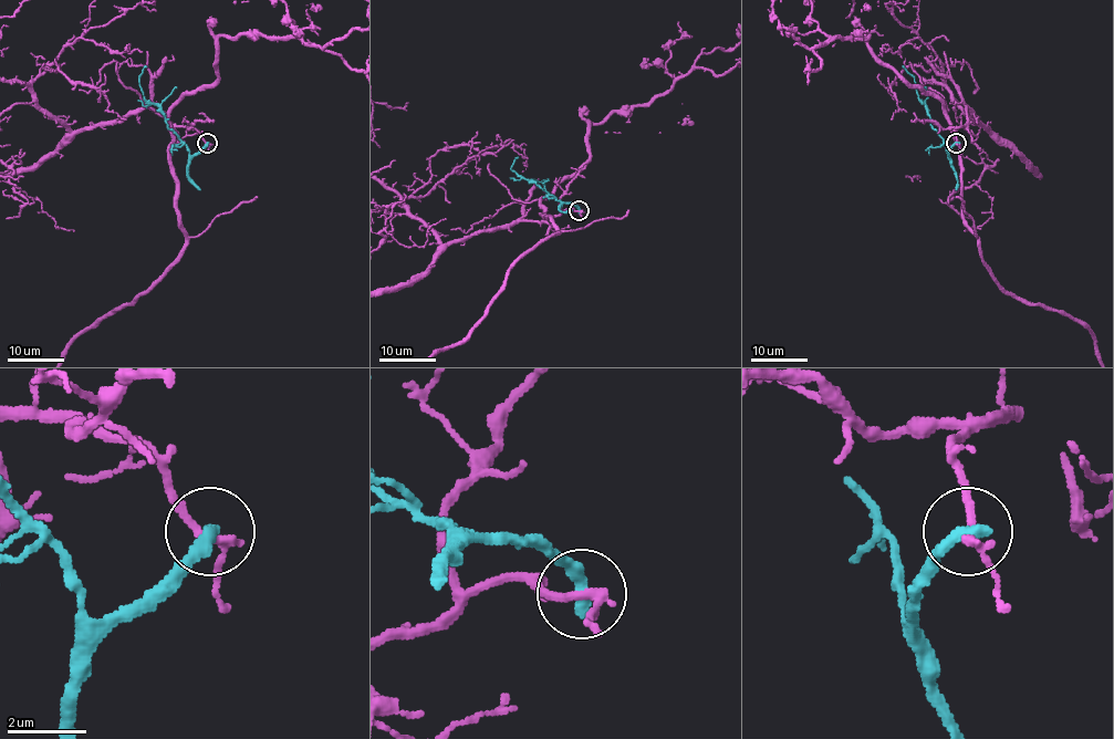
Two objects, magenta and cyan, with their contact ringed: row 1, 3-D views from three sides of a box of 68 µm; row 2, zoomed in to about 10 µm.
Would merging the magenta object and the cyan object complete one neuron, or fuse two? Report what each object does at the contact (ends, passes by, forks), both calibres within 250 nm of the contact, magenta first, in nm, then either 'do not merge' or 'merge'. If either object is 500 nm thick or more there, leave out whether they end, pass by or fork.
magenta passes by; cyan ends; calibres 240 and 400 nm; do not merge

